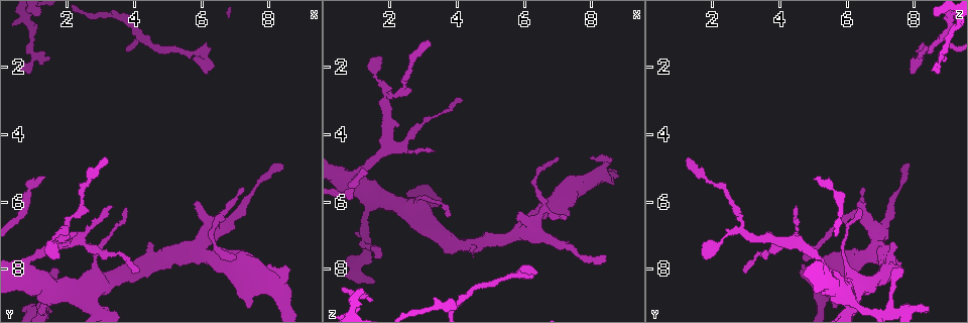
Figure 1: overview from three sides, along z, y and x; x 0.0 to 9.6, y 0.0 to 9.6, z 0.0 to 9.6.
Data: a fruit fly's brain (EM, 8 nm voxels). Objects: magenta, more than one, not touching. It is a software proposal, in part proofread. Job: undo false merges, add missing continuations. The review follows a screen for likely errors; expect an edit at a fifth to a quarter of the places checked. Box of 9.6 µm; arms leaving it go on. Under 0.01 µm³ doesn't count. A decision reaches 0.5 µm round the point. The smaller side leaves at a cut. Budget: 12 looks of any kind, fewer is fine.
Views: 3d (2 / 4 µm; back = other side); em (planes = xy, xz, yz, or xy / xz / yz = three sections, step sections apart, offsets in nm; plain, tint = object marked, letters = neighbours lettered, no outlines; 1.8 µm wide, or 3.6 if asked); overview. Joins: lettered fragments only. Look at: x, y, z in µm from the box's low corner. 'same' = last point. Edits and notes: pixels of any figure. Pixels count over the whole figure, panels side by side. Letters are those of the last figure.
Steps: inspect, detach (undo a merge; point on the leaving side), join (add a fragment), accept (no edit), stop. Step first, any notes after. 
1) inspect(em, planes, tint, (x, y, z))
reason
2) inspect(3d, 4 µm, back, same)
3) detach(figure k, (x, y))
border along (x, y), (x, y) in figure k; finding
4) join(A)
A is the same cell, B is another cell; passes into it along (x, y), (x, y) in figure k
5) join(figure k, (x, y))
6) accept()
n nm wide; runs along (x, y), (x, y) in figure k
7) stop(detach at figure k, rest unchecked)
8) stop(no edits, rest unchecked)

inspect(3d, 4 µm, (7.60, 5.50, 7.60))
narrows sharply

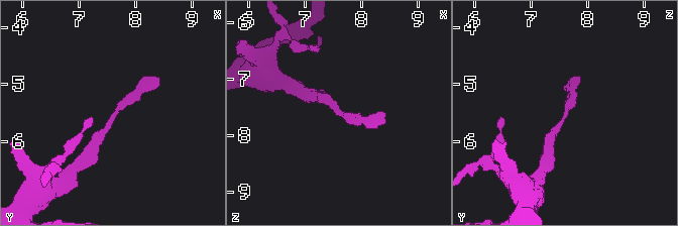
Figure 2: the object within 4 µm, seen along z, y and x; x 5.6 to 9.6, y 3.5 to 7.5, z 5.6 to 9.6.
inspect(em, xz, step 8, tint, (7.65, 5.50, 7.60))
arms of 180, 220 nm

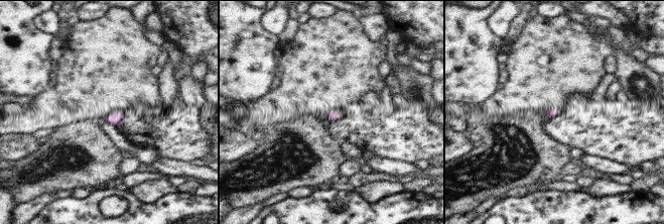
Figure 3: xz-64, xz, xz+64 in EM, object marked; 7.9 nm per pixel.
inspect(em, planes, letters, same)
another direction

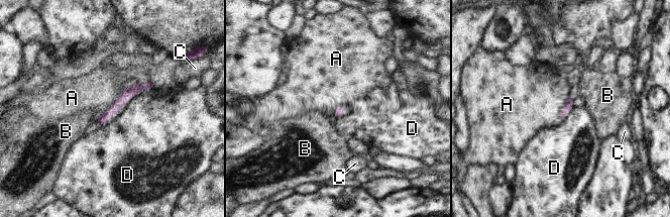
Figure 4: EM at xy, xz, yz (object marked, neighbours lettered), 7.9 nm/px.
accept()
70 nm wide; A, B, C and D are other cells; border along (135, 83), (125, 88), (96, 120) in figure 4; one neuron here

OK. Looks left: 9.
inspect(3d, 4 µm, (6.20, 1.30, 8.25))
free end

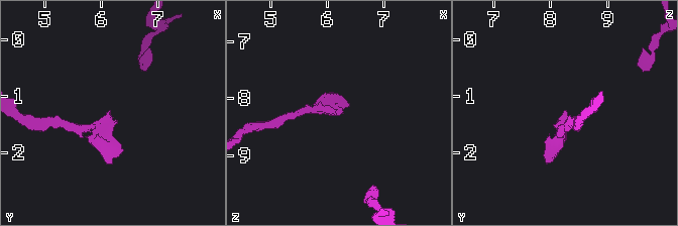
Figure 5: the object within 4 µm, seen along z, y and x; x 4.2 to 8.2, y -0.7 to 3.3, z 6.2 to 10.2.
inspect(em, planes, letters, (6.20, 1.25, 8.30))

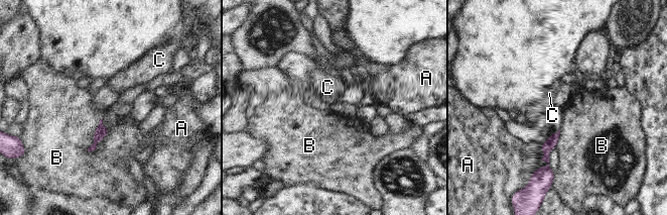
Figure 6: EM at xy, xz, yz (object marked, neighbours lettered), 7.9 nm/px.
accept()
A, B and C are other cells; border along (102, 118), (88, 151) in figure 6; no lettered fragment goes on from it

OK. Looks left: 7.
inspect(3d, 4 µm, back, (0.60, 2.10, 8.50))
tapers out

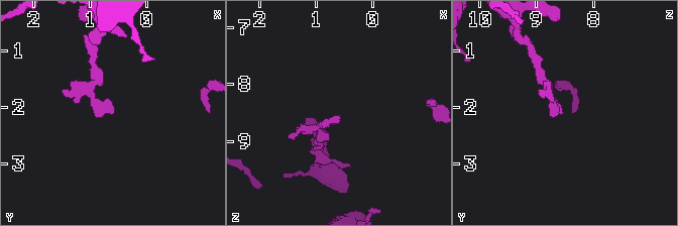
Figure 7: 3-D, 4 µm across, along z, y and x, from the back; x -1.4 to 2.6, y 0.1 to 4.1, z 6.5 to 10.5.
inspect(em, planes, letters, (0.55, 2.05, 8.50))

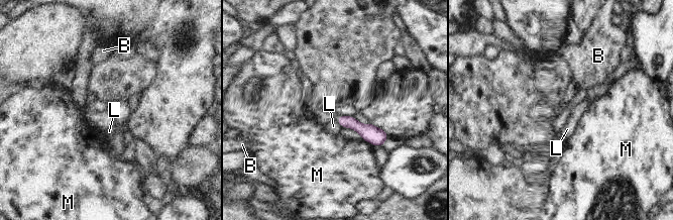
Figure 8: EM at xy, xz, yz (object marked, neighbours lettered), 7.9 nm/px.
accept()
B, L and M are other cells; runs along (340, 120), (384, 136) in figure 8; no lettered fragment goes on from it

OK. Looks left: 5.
inspect(em, planes, plain, (1.30, 5.20, 5.15))
branch stops here

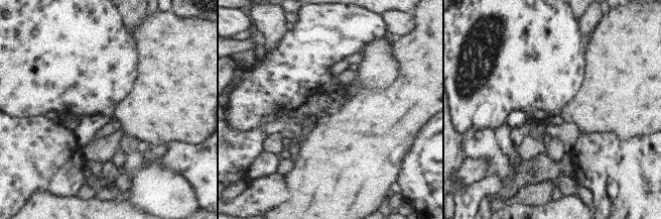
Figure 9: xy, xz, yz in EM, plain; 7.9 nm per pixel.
inspect(em, planes, letters, same)

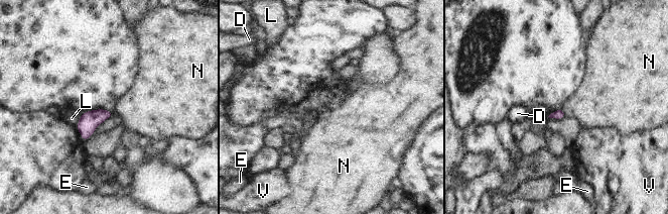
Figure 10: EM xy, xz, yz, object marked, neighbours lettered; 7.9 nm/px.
accept()
D, E, L, N and V are other cells; border along (561, 109), (566, 114) in figure 10; none of them fits

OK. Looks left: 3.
inspect(em, planes, plain, (2.75, 6.75, 4.50))
sudden change in width

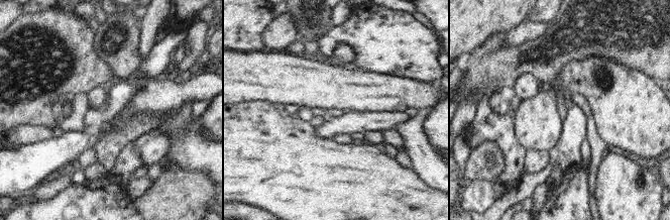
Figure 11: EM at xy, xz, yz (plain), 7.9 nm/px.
inspect(em, planes, letters, same)

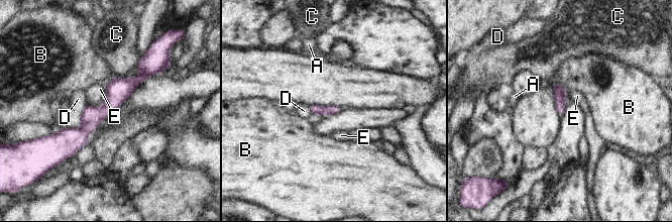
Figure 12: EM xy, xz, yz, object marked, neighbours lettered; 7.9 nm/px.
accept()
D touches over 220 nm; A, B, C, D and E are other cells; border along (311, 113), (324, 115) in figure 12; continuous, no second neuron

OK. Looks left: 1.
stop(no edits, rest unchecked)

